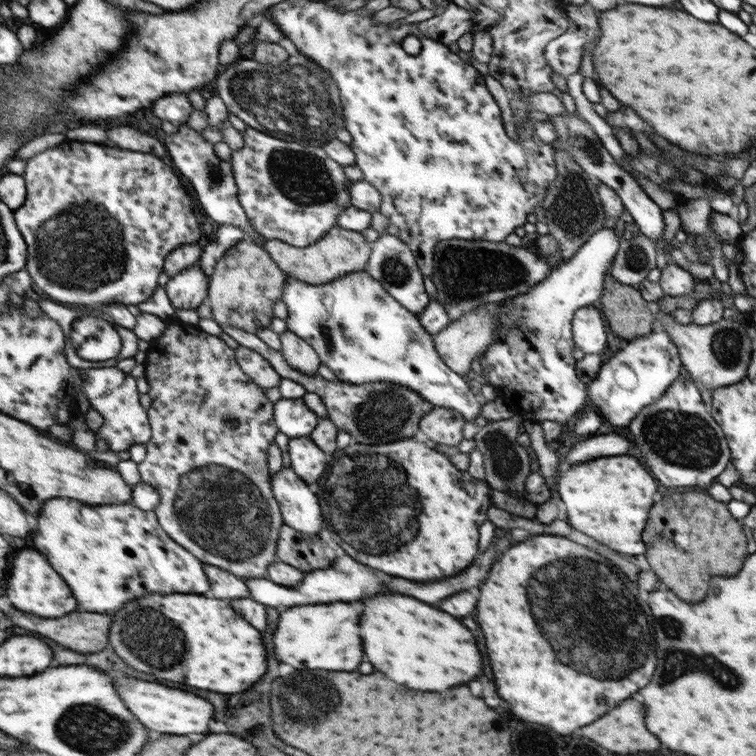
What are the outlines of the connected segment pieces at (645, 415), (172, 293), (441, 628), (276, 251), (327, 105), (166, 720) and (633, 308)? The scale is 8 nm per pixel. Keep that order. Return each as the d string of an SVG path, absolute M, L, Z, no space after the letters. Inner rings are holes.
M680 374L669 384L667 390L655 402L644 406L627 425L629 436L641 452L641 458L647 460L647 468L659 476L663 486L699 486L705 488L713 482L730 462L729 442L719 428L718 423L710 414L705 412L699 392L693 386L693 381L686 375Z
M198 262L169 277L164 291L171 306L177 310L193 310L205 302L203 298L207 296L207 282Z
M387 594L387 596L373 596L373 598L363 598L361 600L361 612L365 622L371 624L371 628L377 628L375 632L363 632L363 658L379 672L383 672L383 676L387 676L389 680L395 680L397 684L403 684L407 688L413 690L433 690L433 692L441 692L447 690L451 686L463 684L467 680L471 680L471 676L475 678L481 672L481 656L475 648L475 640L469 634L469 630L459 624L453 616L435 610L411 596L399 596L399 594Z
M338 224L331 227L317 242L303 248L287 244L280 240L265 239L264 249L270 254L276 265L295 280L301 280L305 284L327 284L339 276L347 275L347 272L363 271L369 262L371 242L367 242L361 232L341 228Z
M284 40L282 45L287 51L287 60L267 71L253 58L239 58L226 65L215 77L215 92L228 112L235 114L247 127L300 146L322 147L335 138L337 129L344 129L339 90L323 68L297 52L291 40Z
M115 678L115 686L117 692L123 696L127 708L131 708L131 712L135 712L135 716L151 730L155 732L165 732L165 734L207 734L207 722L211 720L211 704L205 702L203 698L183 692L183 690L175 690L175 688L167 688L155 682L147 682L147 680L137 680L137 678Z
M606 275L603 280L603 292L601 294L597 306L611 335L624 338L626 341L632 341L651 333L653 316L647 310L648 302L645 302L644 299L641 300L639 292L633 290L632 285L621 284L615 278Z

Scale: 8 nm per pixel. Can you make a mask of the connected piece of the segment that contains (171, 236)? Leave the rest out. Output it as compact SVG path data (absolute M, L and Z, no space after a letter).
M68 139L62 144L31 158L24 172L29 194L25 204L14 213L28 244L26 269L36 286L53 300L89 307L109 303L137 306L154 294L159 270L170 252L201 236L189 206L191 200L179 188L171 168L155 156Z

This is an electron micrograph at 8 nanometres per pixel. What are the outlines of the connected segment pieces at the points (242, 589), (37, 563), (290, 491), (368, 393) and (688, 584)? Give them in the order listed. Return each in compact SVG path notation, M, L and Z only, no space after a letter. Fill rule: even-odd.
M209 564L205 565L205 572L207 580L210 581L210 590L205 592L207 598L221 598L223 600L223 598L249 596L249 590L247 590L243 579Z
M21 550L15 556L15 560L11 564L9 580L7 580L7 596L11 598L13 606L17 606L19 610L33 612L33 614L45 616L45 618L59 618L59 616L65 616L65 614L77 610L77 600L75 600L71 588L51 568L47 558L37 550Z
M282 466L271 474L271 488L274 490L275 500L281 506L285 525L303 535L313 537L319 534L325 525L317 497L291 467Z
M221 326L221 331L233 338L239 345L250 348L267 359L271 367L279 372L281 378L292 380L305 387L306 392L317 394L321 403L325 406L325 410L327 410L327 419L335 425L336 429L345 430L349 436L352 436L353 442L359 442L359 444L387 444L387 442L397 442L397 440L409 438L417 430L422 416L433 408L430 402L419 396L419 393L415 393L409 387L397 385L393 382L371 381L351 384L339 379L332 382L324 380L319 375L301 373L295 367L291 367L287 360L283 359L281 351L272 349L254 333L245 332L231 326Z
M699 490L675 492L669 498L665 496L655 502L655 508L651 508L651 520L647 520L647 536L643 536L643 540L647 540L645 558L655 576L671 588L671 592L679 592L683 600L691 602L703 600L707 592L705 582L711 576L733 576L739 572L745 558L745 534L737 520L729 516L725 503L717 502L707 494L699 494ZM681 532L683 542L687 538L687 544L683 546L675 544L675 536L681 536Z

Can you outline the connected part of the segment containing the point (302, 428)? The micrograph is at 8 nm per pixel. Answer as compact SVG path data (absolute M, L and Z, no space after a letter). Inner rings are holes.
M280 398L275 402L274 420L279 432L288 438L309 436L318 423L318 416L311 412L299 398Z

